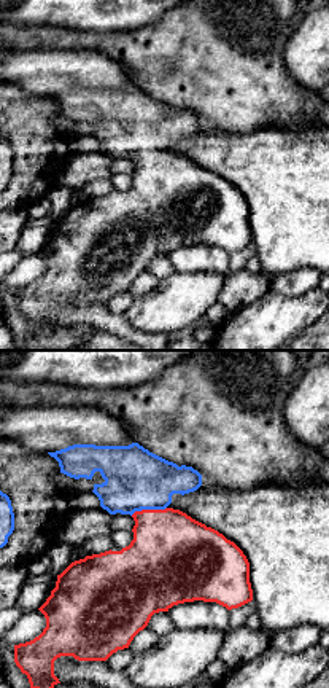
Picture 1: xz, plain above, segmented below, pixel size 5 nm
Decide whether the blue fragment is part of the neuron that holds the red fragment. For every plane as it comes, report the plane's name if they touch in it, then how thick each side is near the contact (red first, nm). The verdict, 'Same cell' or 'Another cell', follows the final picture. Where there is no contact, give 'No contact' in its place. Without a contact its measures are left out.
Touches red in xz. Thickness 420 nm (red) against 320 nm

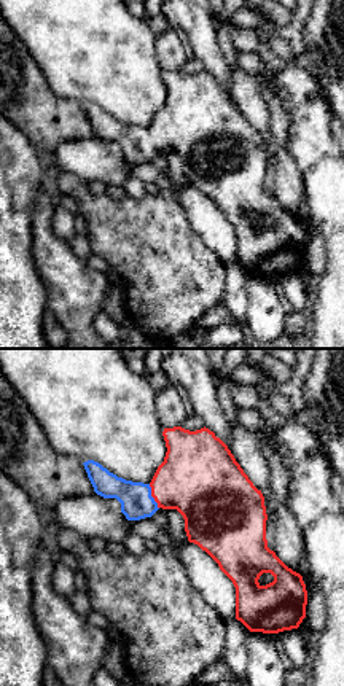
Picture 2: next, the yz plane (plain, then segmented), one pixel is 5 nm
Touches red in yz. Thickness 400 nm (red) against 160 nm

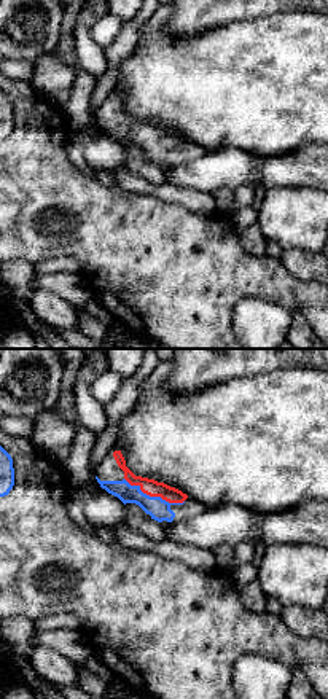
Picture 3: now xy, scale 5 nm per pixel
Touches red in xy. Thickness 90 nm (red) against 110 nm

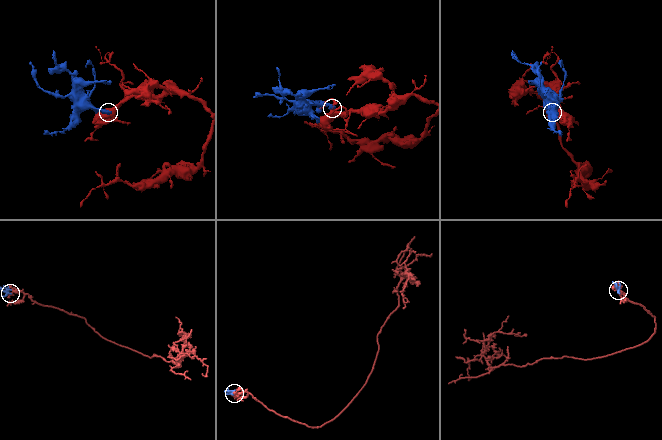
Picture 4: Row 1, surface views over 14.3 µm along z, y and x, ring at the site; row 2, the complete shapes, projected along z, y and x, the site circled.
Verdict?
Same cell

